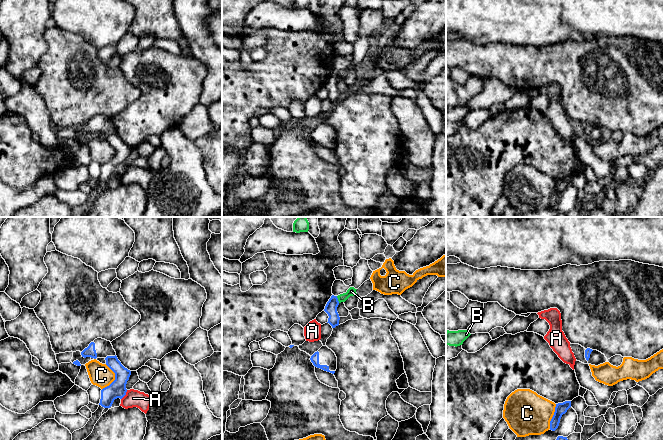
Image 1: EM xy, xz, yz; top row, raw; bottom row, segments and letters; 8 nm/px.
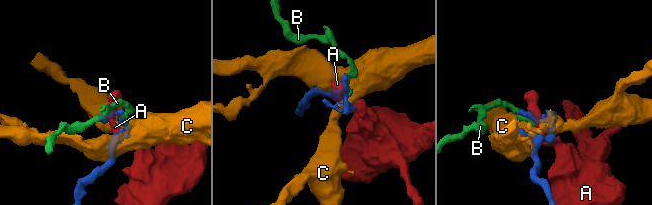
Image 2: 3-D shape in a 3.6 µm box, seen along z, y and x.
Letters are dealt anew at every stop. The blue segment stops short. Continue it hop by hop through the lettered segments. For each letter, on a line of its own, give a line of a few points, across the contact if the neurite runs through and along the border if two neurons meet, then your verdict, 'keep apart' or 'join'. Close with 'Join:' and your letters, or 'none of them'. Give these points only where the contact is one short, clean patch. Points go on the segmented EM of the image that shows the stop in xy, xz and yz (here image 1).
A: line xy (127, 390), (121, 399); keep apart
B: line xz (336, 296), (339, 302); keep apart
C: keep apart
Join: none of them

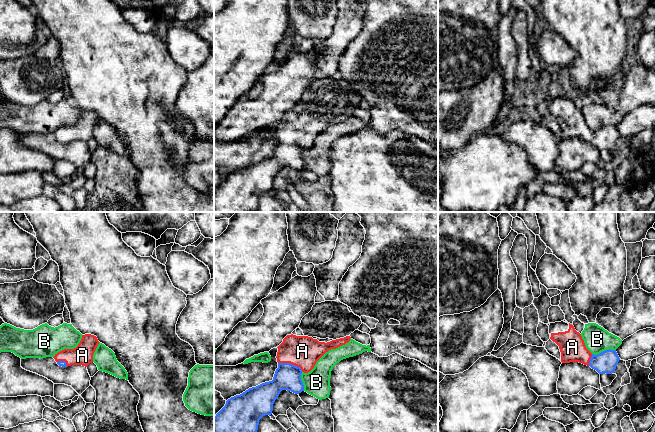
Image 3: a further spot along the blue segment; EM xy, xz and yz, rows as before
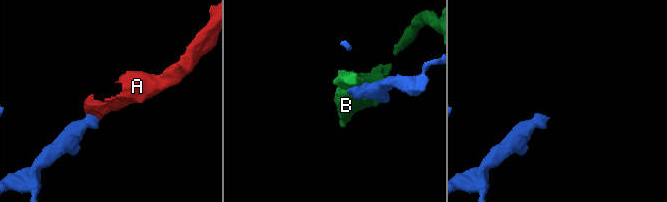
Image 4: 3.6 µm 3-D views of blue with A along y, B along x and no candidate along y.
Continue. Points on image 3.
A: line xz (287, 377), (291, 364), (302, 351); join
B: keep apart
Join: A

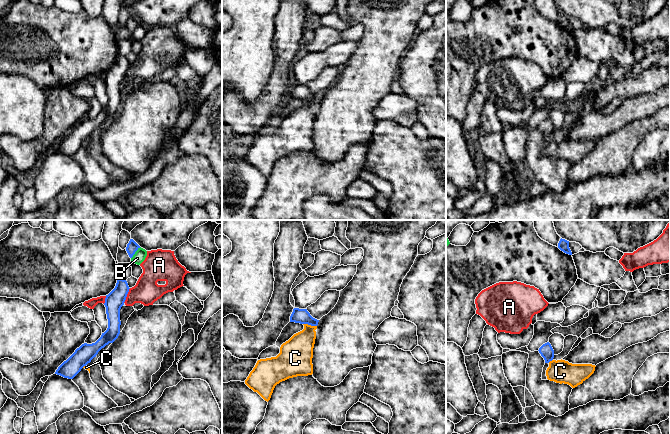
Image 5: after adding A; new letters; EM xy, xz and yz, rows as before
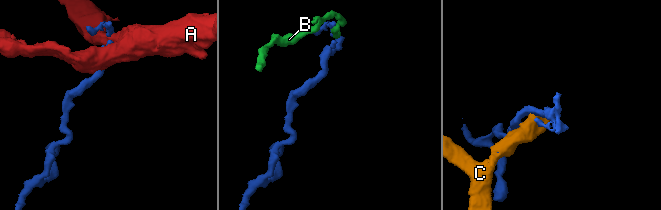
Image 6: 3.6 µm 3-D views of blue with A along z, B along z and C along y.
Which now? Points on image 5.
A: keep apart
B: line xy (140, 247), (131, 258); keep apart
C: line xz (303, 323), (316, 326); keep apart
Join: none of them

